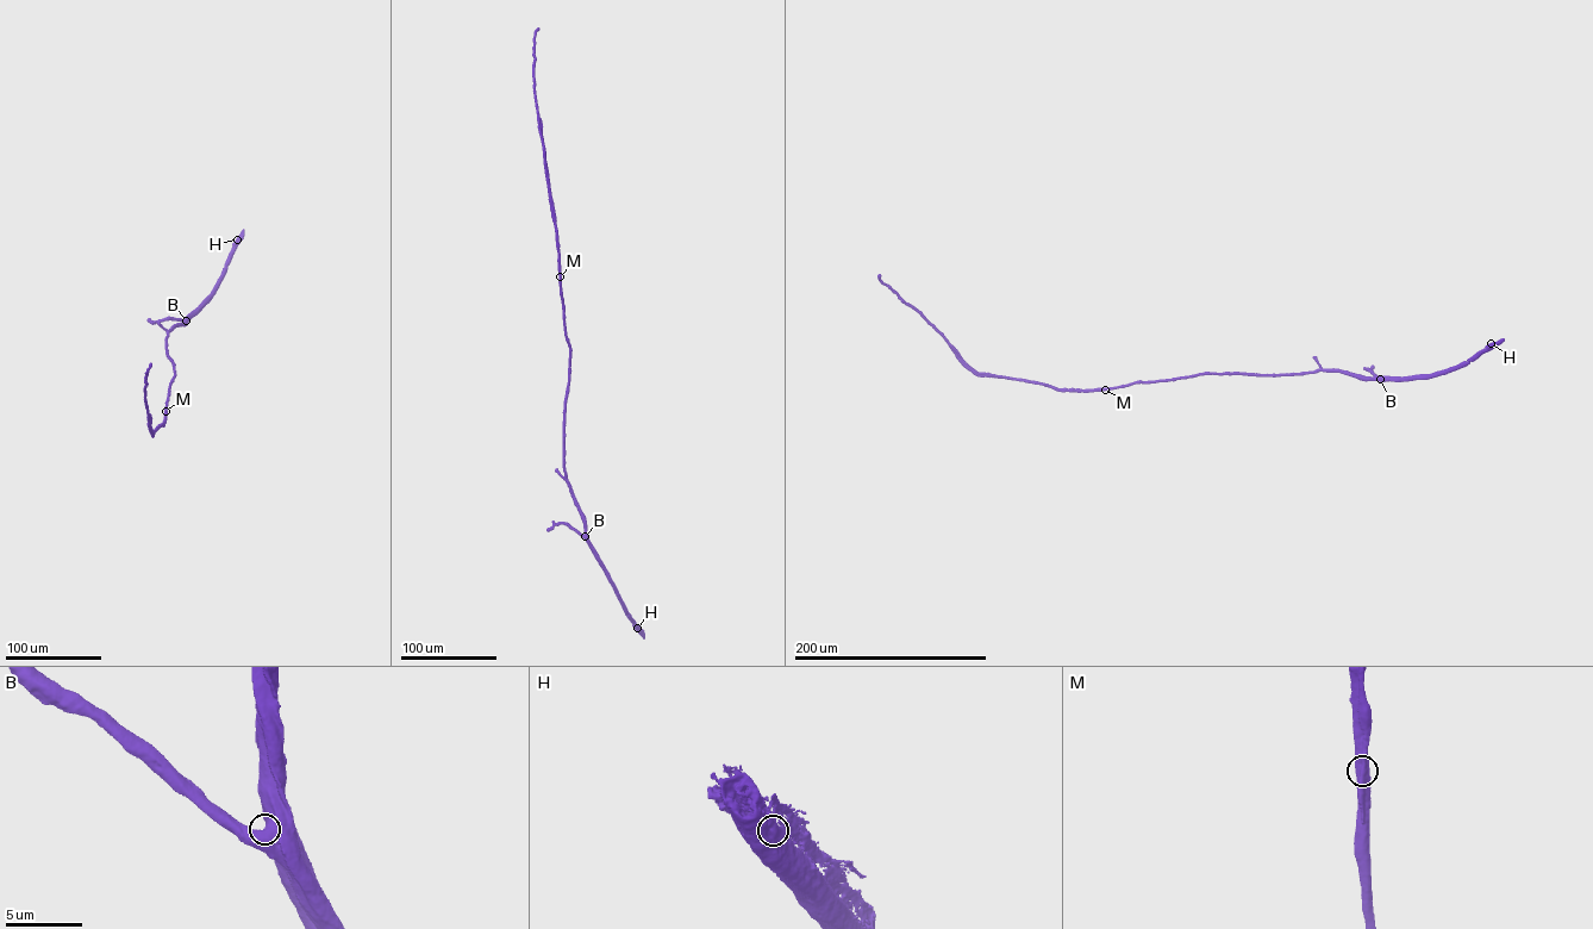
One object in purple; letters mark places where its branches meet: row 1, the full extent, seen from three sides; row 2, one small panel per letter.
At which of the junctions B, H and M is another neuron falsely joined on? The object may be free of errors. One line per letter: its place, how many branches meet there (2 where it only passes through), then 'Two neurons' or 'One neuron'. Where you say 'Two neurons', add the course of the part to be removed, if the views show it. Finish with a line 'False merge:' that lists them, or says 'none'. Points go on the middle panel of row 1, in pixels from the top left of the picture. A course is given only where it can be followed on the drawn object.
B: Place: (585, 536). Branches: 1. One neuron
H: Place: (637, 628). Branches: 3. One neuron
M: Place: (560, 276). Branches: 2. Two neurons. Course of the part to remove: (560, 276), (539, 118)
False merge: M

